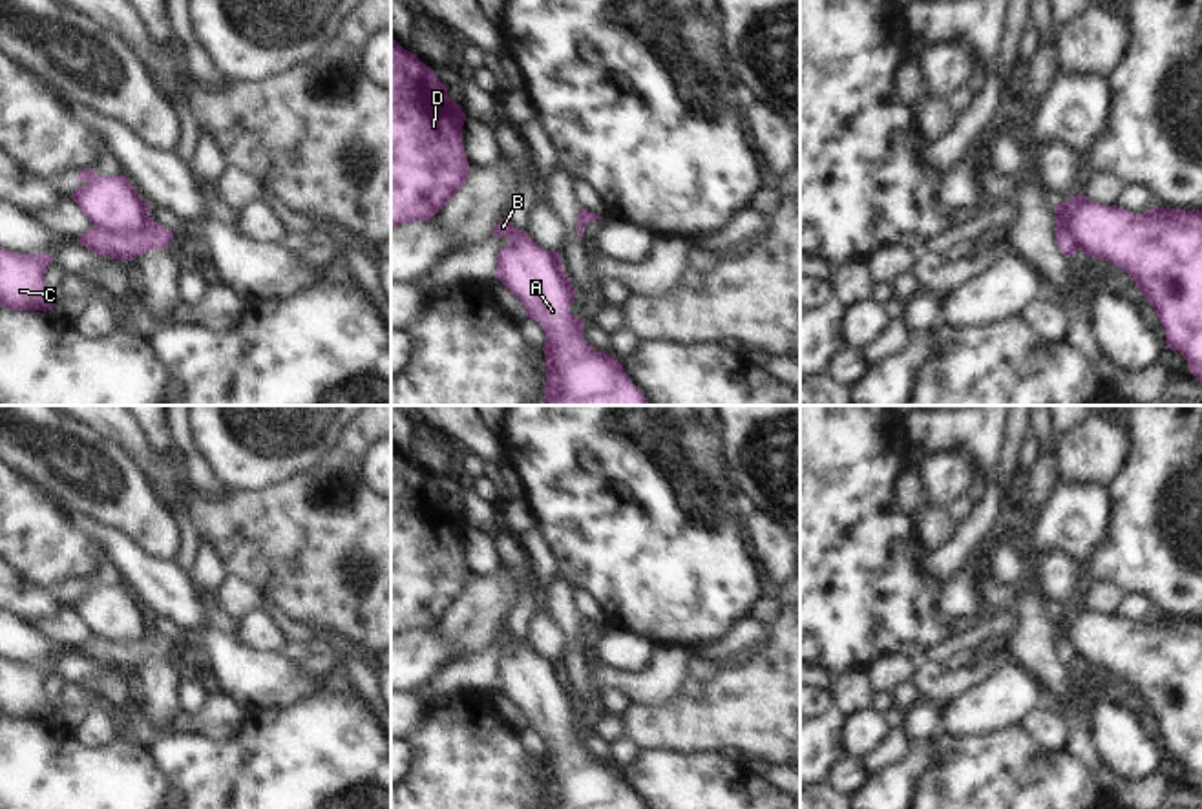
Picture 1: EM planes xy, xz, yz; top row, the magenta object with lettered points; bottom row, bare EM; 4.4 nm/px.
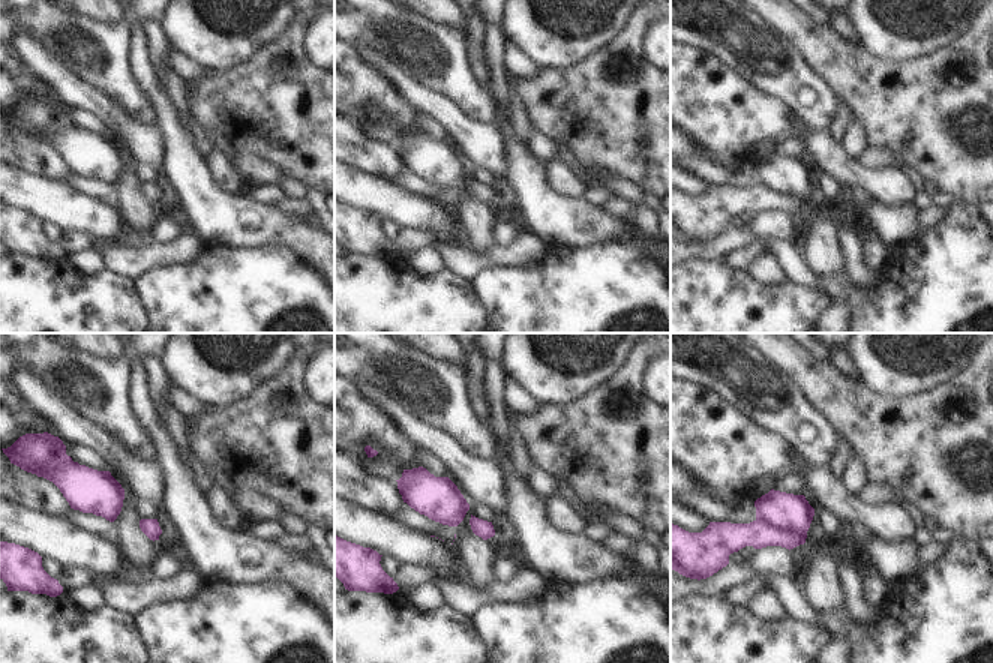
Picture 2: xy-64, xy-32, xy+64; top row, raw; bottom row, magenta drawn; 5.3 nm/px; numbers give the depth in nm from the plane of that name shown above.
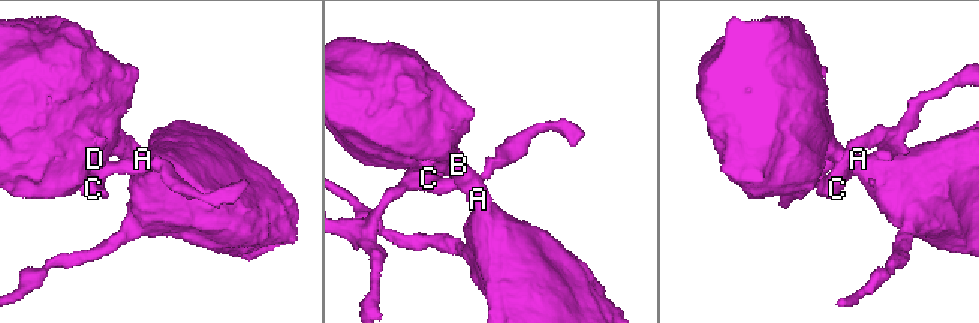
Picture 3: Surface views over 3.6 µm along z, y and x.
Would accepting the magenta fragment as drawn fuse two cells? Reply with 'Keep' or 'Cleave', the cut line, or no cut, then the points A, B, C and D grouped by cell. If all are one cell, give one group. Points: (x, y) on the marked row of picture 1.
Cleave. Split along xy (148, 216), (141, 227), (130, 232), (110, 232), (95, 225). Groups: A B D / C

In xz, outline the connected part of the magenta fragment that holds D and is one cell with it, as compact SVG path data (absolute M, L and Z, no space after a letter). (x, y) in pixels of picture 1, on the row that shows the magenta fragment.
M391 38L391 226L429 221L464 186L464 121L435 71Z

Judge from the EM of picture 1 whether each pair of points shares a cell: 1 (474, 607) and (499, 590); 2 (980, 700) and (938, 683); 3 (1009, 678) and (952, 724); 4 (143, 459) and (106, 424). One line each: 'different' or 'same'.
1: same
2: different
3: same
4: same

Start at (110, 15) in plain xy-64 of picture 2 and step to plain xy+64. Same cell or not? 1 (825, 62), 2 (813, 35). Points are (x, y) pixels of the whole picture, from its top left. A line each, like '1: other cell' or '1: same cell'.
1: same cell
2: same cell

